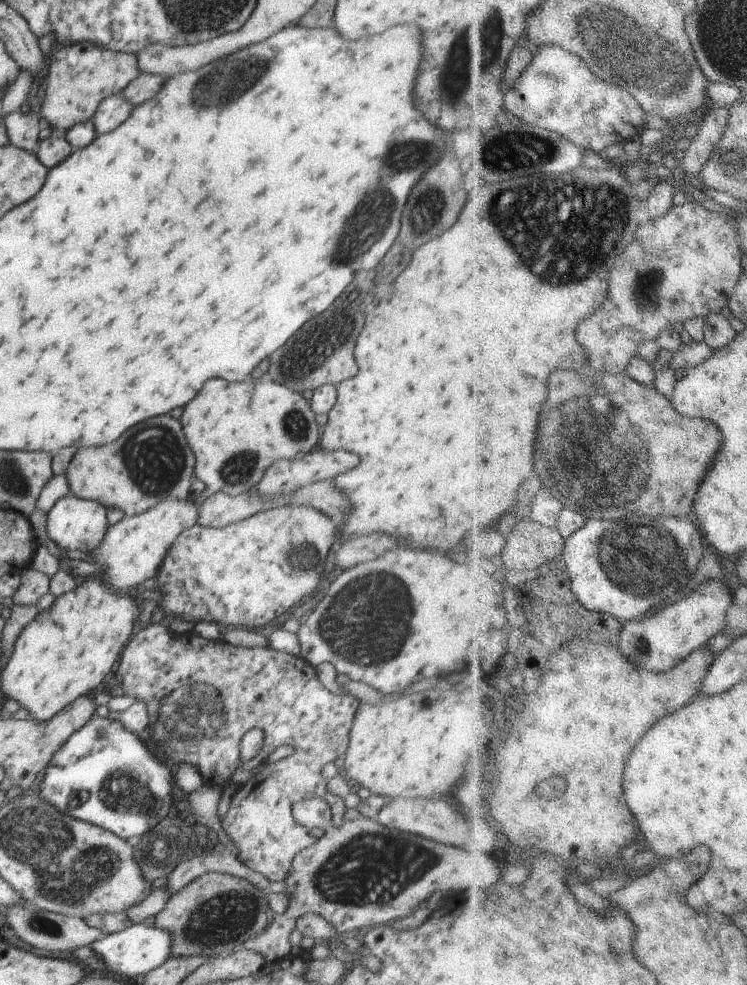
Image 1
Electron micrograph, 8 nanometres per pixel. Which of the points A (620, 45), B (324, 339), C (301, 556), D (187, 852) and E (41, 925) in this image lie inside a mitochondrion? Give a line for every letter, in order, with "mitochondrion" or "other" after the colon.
A: mitochondrion
B: mitochondrion
C: mitochondrion
D: other
E: mitochondrion

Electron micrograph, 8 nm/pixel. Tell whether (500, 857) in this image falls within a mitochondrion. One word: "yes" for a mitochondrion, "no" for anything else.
no

